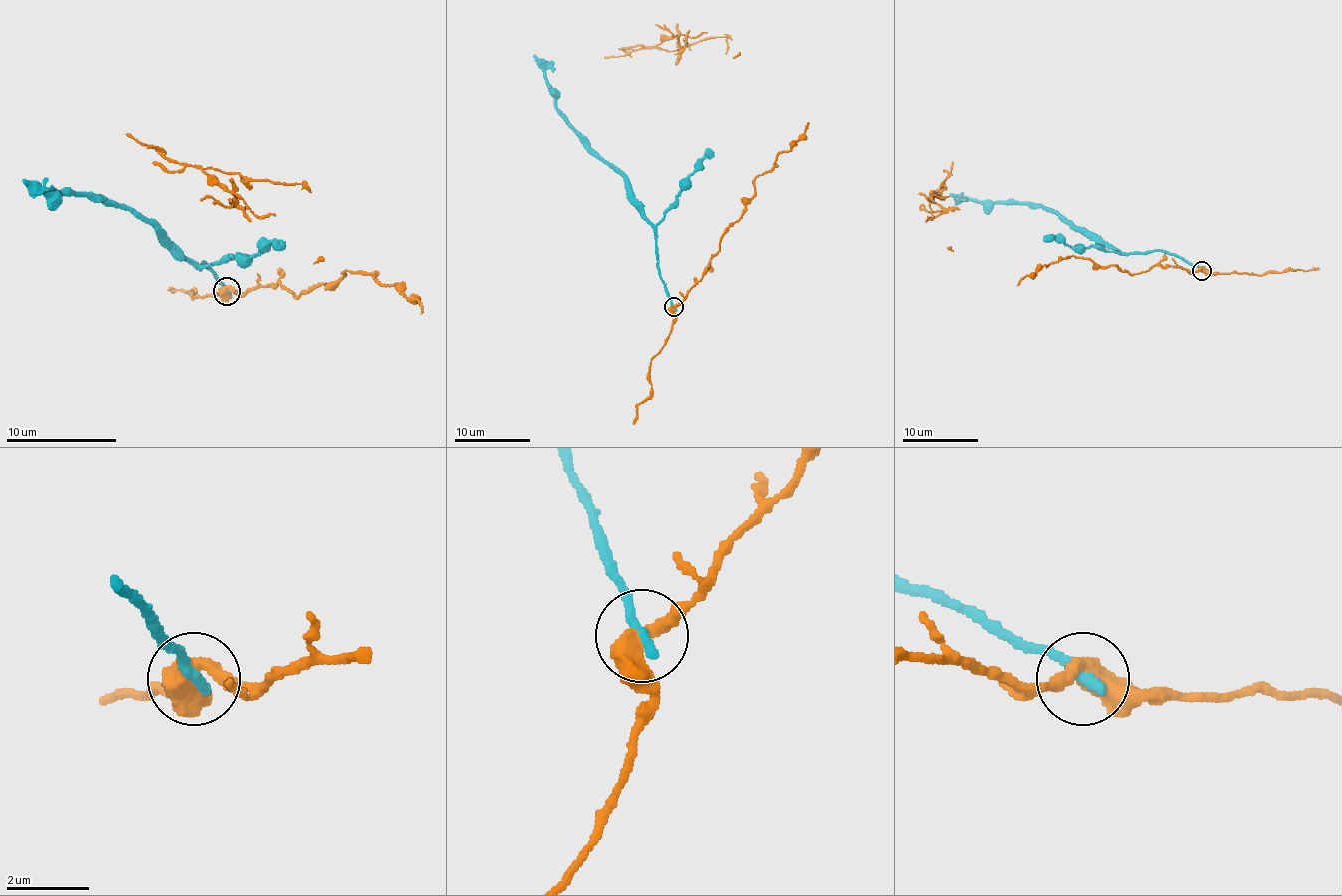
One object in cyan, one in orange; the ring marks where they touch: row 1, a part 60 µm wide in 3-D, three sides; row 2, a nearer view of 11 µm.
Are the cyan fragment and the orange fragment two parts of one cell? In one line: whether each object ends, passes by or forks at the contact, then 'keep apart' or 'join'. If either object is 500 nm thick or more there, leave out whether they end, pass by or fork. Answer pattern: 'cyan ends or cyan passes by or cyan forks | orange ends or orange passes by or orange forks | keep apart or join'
cyan ends | orange passes by | keep apart

